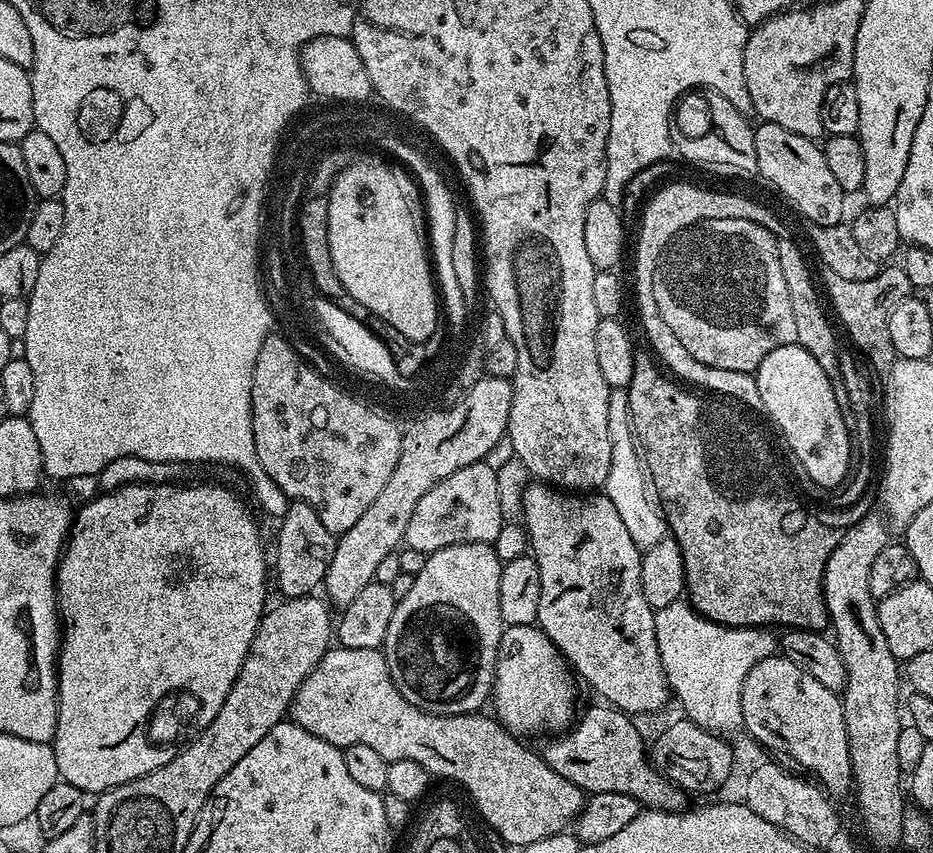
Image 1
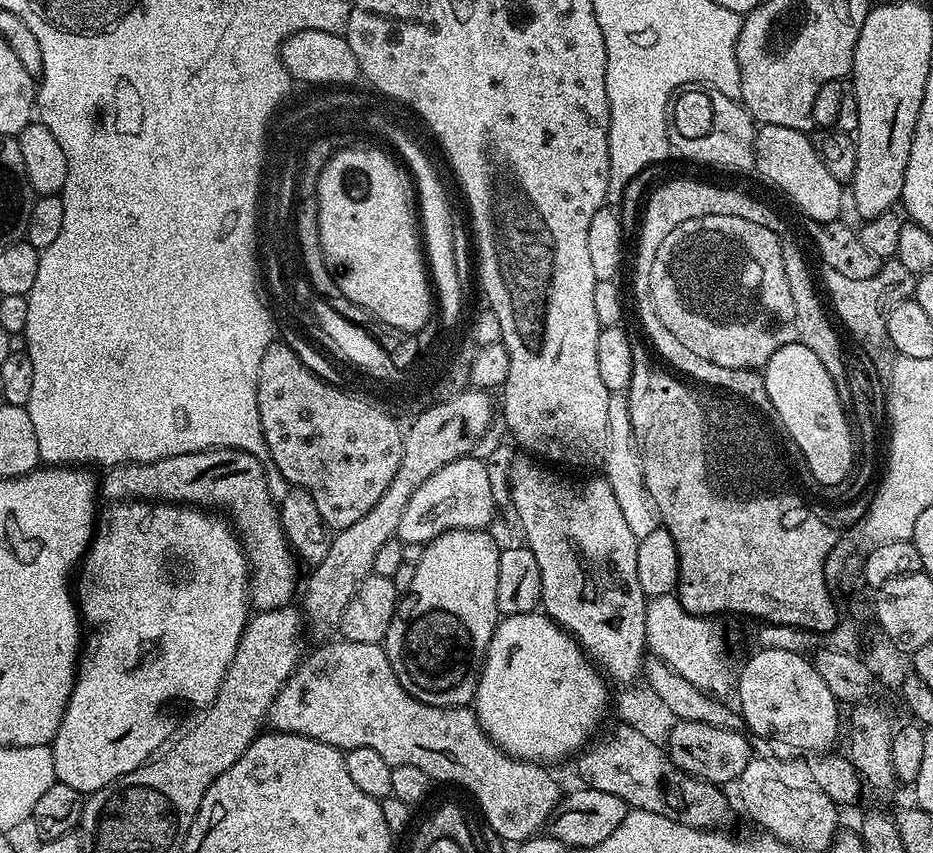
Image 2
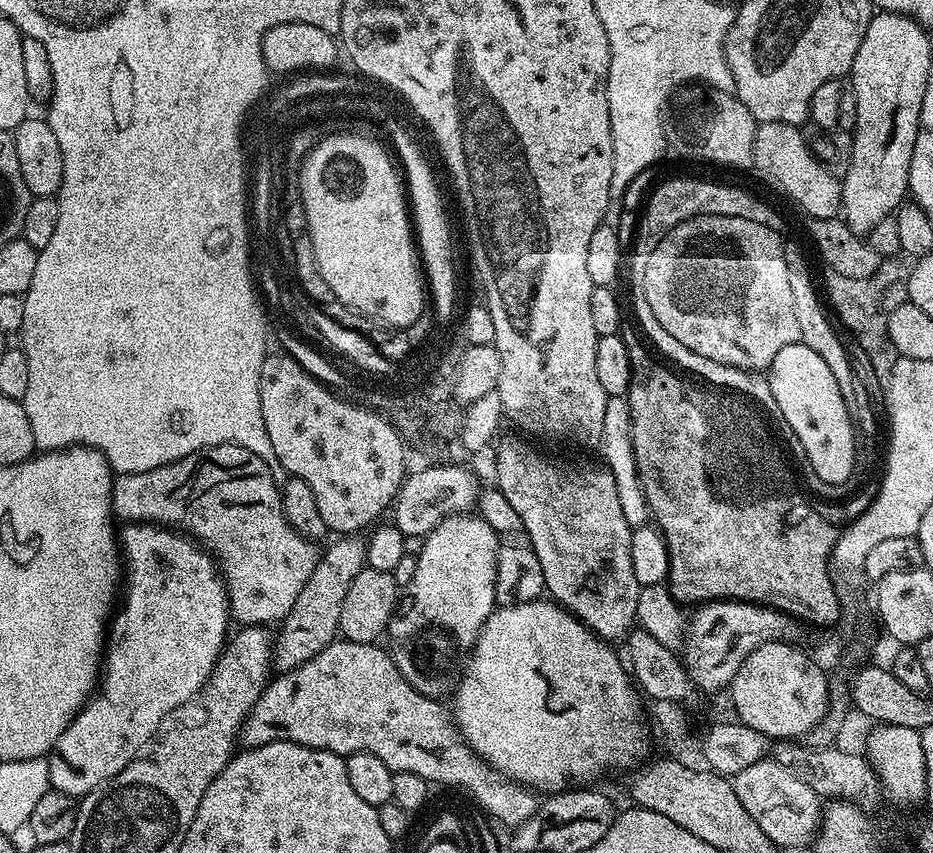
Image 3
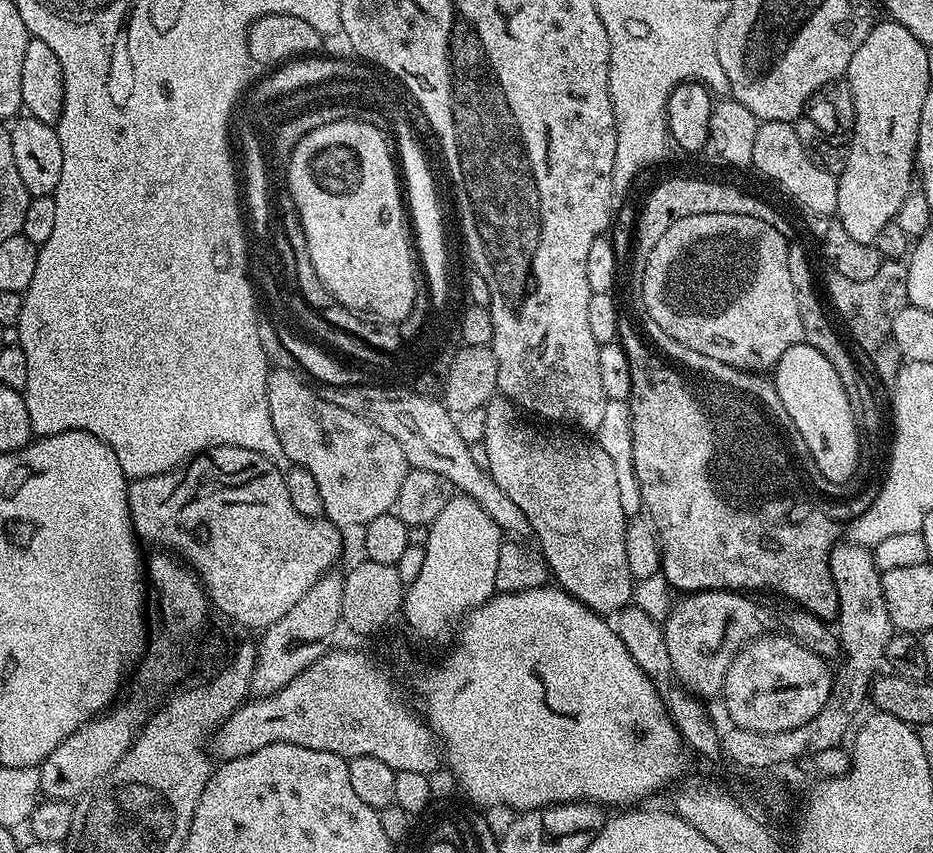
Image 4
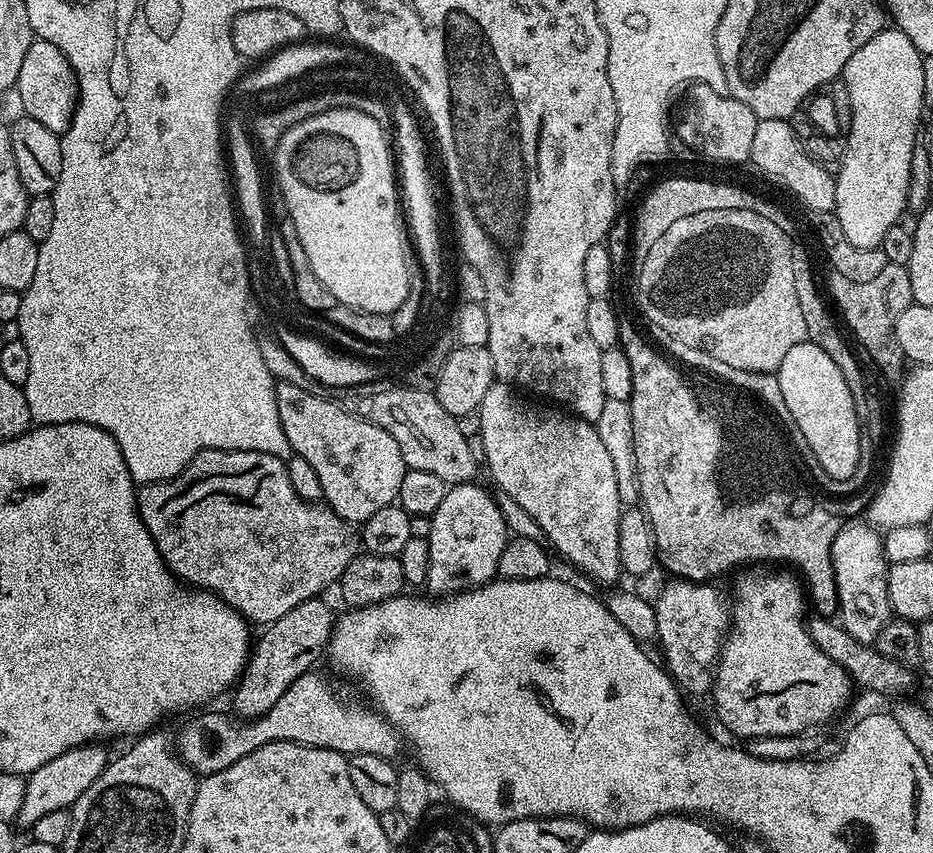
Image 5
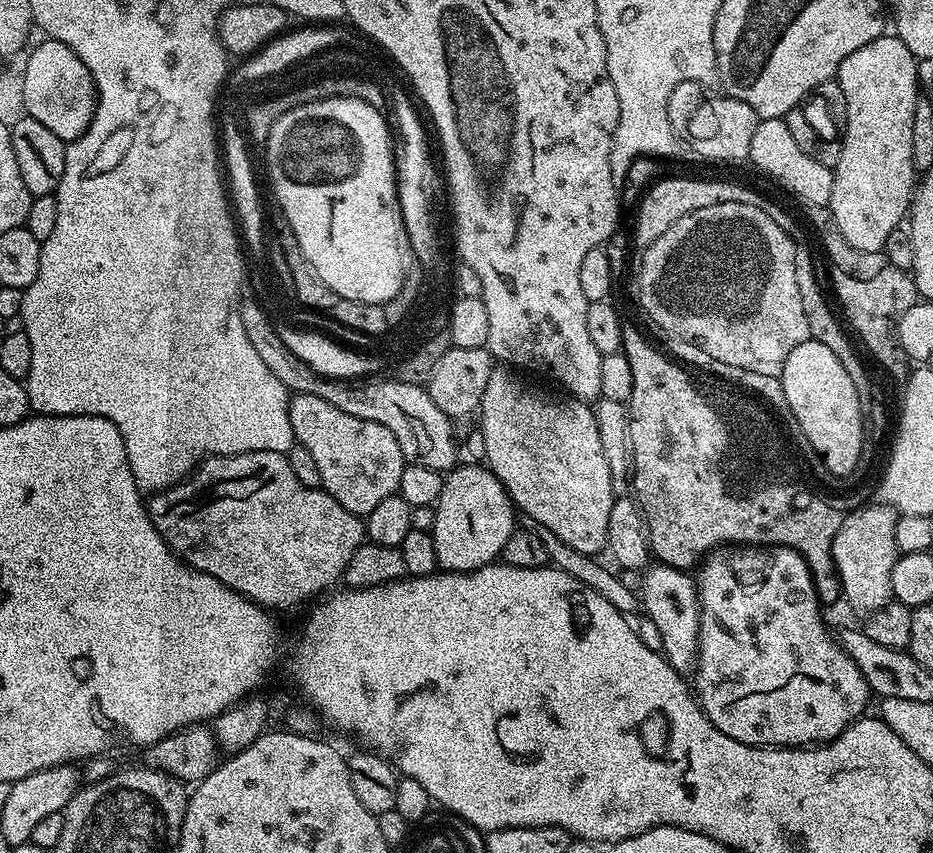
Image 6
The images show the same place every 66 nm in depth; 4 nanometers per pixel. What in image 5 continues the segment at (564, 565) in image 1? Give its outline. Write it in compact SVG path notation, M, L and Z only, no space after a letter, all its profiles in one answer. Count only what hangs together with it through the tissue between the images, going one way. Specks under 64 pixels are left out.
M494 382L490 390L486 390L486 398L482 398L478 417L484 447L483 463L488 463L488 472L497 484L496 488L514 498L538 522L554 552L556 547L557 557L560 555L562 559L569 560L578 571L585 572L600 584L615 585L615 580L622 576L618 554L618 522L622 505L618 498L614 461L602 438L598 438L595 423L555 407L527 404L516 392L519 391L511 384Z

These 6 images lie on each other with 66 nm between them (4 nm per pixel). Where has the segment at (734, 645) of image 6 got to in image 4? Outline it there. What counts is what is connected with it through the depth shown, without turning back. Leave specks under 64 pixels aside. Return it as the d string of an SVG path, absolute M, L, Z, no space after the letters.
M765 634L751 642L730 662L730 670L726 674L722 701L728 711L731 723L737 728L756 731L794 730L794 726L802 726L802 722L810 722L826 706L826 698L832 692L834 672L823 656L806 650L787 634Z

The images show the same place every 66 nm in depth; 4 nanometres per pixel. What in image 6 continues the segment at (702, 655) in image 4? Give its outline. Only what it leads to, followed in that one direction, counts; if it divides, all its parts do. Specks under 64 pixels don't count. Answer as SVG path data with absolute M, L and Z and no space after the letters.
M659 562L653 563L643 573L643 578L644 584L638 593L642 612L652 619L660 635L659 647L664 659L674 666L676 672L695 673L696 654L700 651L700 597L696 595L695 579L687 571Z

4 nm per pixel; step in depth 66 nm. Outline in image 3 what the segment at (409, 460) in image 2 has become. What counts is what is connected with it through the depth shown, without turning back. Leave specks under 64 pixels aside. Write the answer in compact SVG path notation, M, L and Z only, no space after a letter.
M348 534L336 538L332 545L321 551L320 560L314 566L314 574L302 586L302 594L294 602L290 614L279 625L274 636L274 664L280 672L288 672L292 668L302 666L314 654L337 639L340 630L340 615L342 602L346 602L346 594L350 591L350 582L358 578L360 571L366 567L364 562L363 539Z

